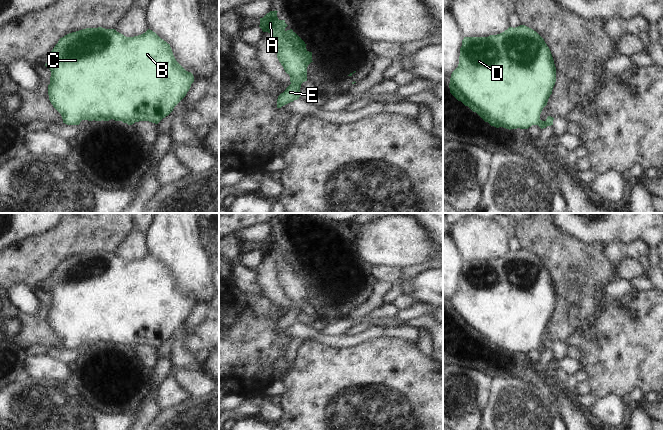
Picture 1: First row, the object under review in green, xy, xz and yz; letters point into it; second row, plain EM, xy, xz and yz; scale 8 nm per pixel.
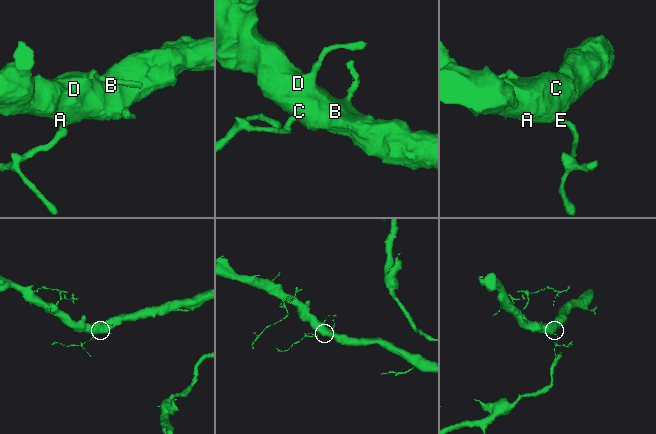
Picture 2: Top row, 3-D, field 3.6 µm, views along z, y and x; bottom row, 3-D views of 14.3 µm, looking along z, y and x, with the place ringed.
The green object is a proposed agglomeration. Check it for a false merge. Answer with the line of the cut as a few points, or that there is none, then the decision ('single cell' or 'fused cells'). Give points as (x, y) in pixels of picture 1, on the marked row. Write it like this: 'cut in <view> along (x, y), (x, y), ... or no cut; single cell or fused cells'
no cut; single cell

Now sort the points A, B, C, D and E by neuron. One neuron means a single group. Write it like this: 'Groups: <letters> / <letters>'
Groups: A B C D E

